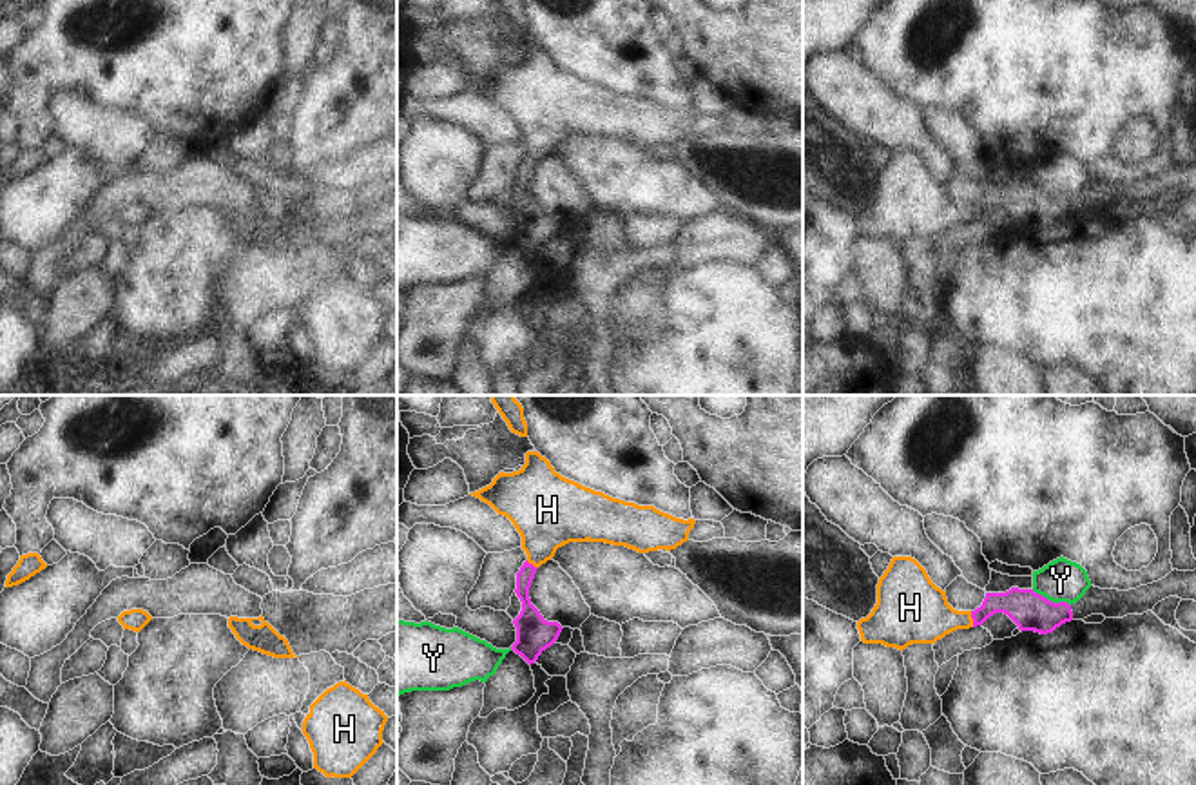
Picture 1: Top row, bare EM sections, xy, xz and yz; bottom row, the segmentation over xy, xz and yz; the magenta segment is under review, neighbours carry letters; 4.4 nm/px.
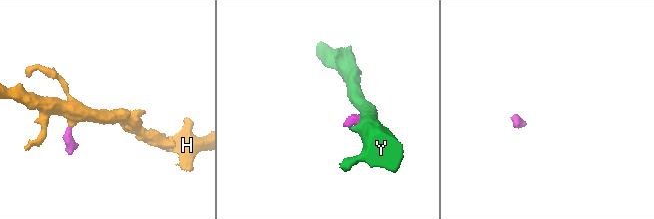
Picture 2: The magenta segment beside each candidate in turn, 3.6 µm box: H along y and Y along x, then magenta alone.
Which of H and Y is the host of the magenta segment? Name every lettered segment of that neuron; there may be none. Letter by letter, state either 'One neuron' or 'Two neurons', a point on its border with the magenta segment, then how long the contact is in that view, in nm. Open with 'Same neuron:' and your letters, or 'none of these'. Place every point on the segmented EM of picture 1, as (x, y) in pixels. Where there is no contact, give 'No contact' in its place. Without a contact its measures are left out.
Same neuron: H
H: One neuron. Touches magenta at yz (972, 617). Shared border 70 nm
Y: Two neurons. Touches magenta at yz (1050, 600). Shared border 190 nm.

